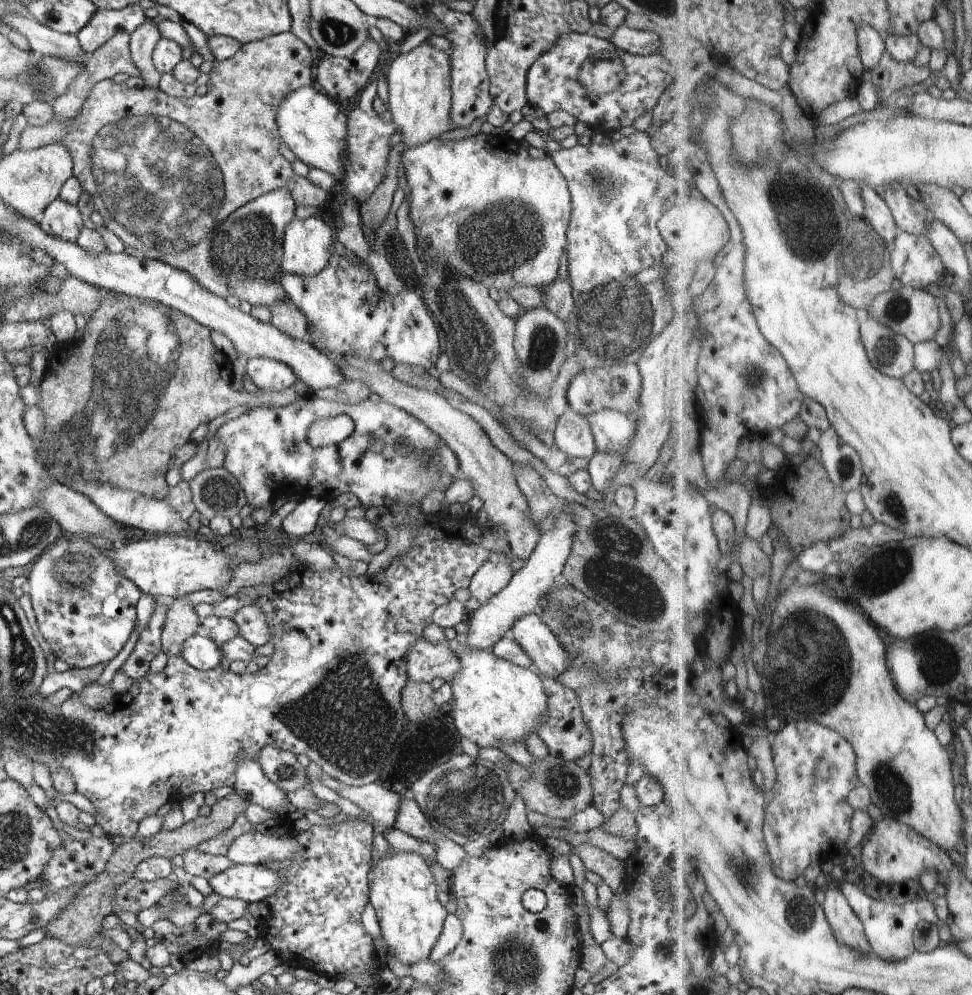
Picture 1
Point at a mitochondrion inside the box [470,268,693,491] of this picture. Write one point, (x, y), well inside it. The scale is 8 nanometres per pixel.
(623, 314)

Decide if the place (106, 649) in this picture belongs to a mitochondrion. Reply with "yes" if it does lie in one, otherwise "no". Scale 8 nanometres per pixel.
no

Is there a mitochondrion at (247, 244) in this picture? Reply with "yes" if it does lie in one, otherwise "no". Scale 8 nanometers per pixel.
yes

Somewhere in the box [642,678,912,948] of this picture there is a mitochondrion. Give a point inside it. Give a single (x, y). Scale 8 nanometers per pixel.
(740, 862)

